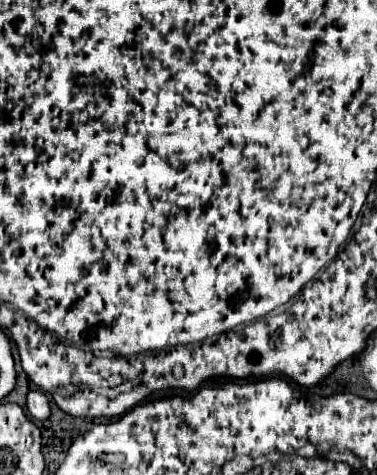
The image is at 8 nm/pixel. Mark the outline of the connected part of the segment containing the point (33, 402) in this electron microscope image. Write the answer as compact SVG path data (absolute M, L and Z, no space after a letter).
M35 390L35 392L29 392L27 394L27 410L31 412L31 416L35 420L45 420L49 418L49 400L43 392Z

